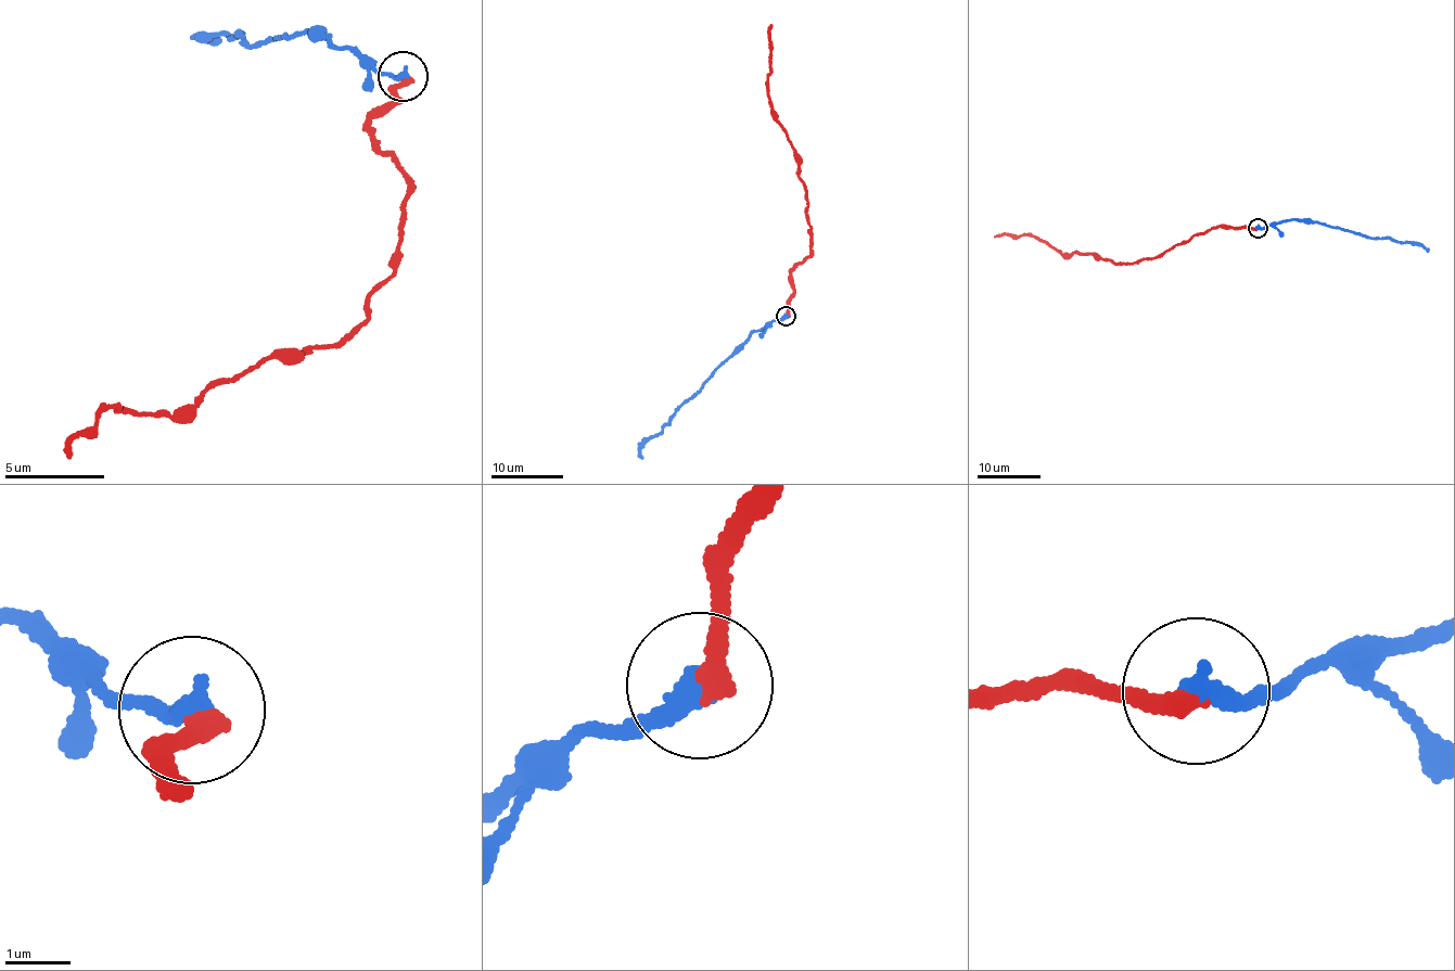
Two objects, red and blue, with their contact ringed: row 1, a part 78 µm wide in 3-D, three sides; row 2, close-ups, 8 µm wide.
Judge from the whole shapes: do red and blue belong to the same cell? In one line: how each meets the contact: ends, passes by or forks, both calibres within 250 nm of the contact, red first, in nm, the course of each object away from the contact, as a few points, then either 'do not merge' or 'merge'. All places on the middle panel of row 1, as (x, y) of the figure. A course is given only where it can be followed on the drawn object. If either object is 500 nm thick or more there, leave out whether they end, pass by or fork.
red ends; blue ends; calibres 320 and 360 nm; course red (786, 314), (793, 292), (791, 271), (811, 254), (812, 244), (799, 158), (773, 118), (767, 87), (770, 25); course blue (786, 316), (754, 331), (639, 450), (641, 458); merge

